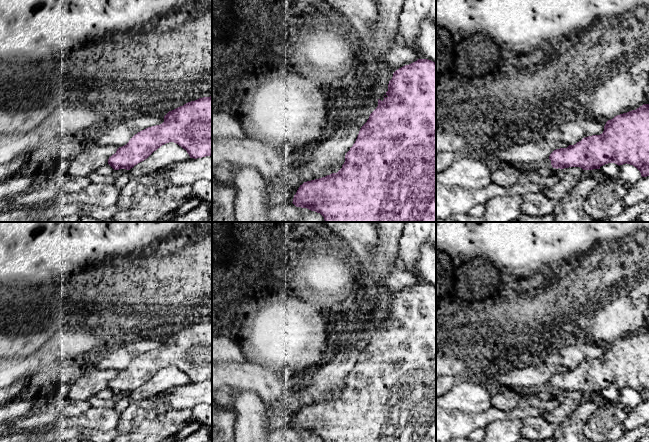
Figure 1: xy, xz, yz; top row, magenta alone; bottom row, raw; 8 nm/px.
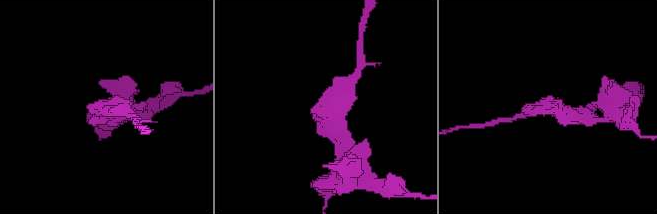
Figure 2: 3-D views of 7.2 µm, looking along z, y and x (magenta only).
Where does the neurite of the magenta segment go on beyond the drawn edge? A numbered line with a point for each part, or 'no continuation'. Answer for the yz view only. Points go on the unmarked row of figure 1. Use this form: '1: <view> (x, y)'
no continuation

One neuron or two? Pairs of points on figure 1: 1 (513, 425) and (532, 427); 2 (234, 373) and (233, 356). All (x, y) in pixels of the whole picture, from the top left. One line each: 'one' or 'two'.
1: two
2: two

